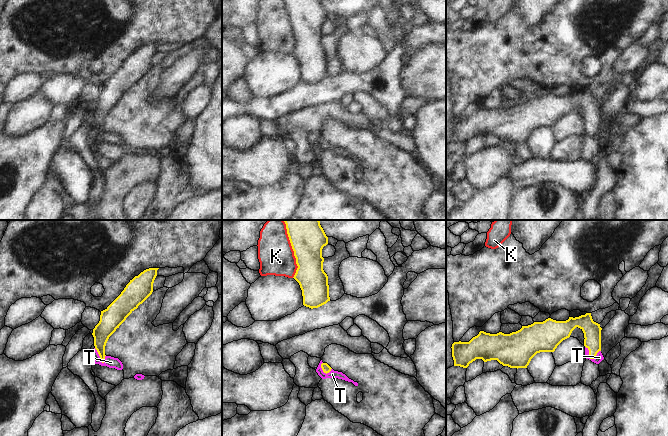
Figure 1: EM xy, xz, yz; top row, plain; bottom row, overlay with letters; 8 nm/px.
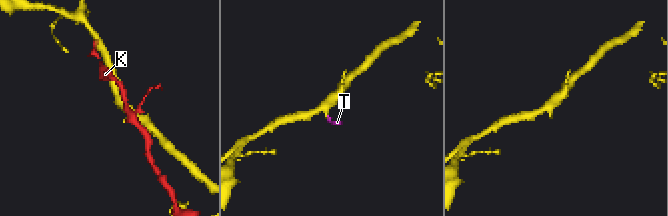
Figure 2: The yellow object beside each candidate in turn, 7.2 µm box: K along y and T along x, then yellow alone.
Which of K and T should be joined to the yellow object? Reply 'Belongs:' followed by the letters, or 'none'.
Belongs: T

